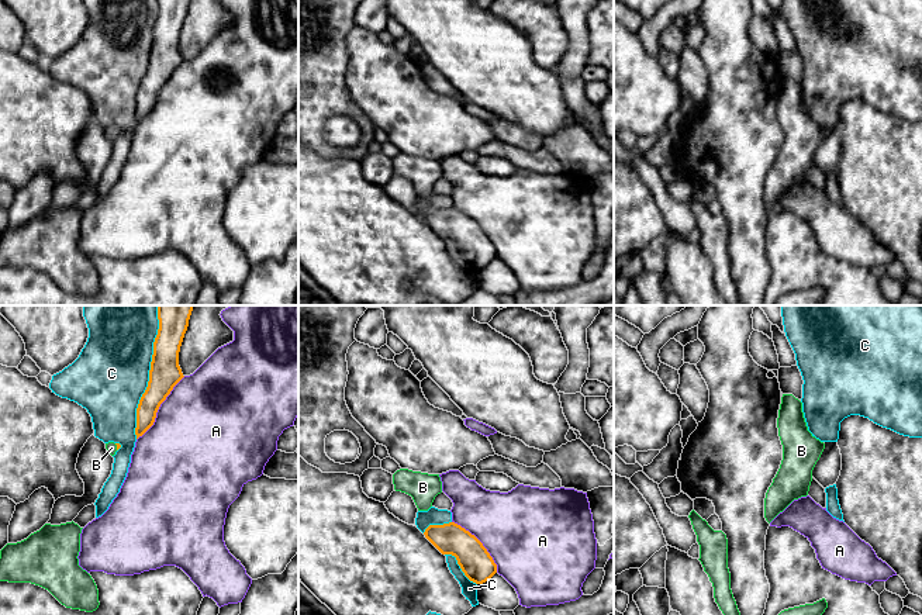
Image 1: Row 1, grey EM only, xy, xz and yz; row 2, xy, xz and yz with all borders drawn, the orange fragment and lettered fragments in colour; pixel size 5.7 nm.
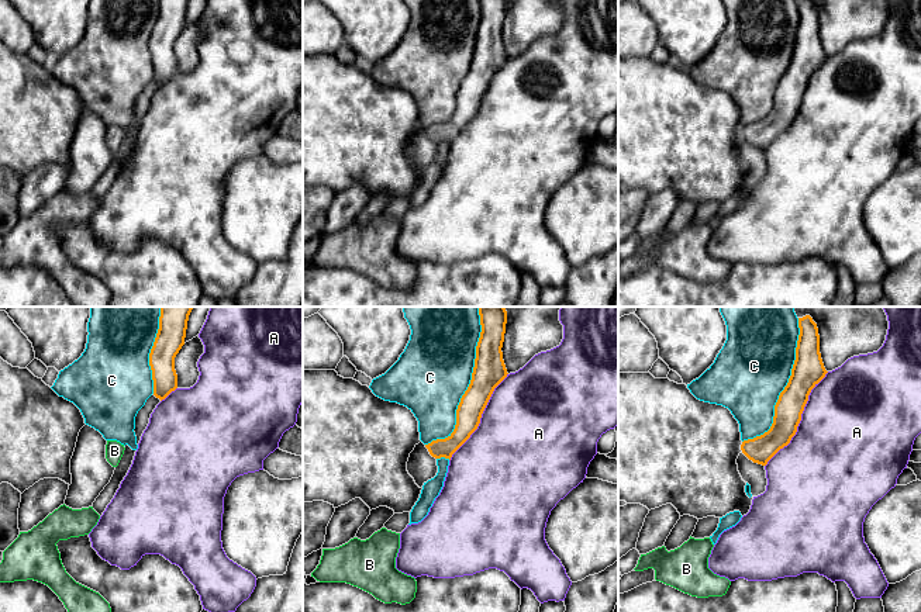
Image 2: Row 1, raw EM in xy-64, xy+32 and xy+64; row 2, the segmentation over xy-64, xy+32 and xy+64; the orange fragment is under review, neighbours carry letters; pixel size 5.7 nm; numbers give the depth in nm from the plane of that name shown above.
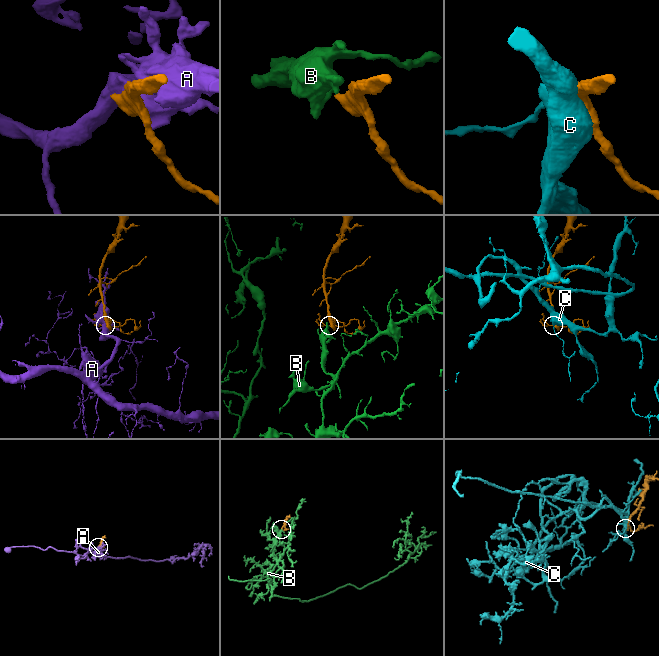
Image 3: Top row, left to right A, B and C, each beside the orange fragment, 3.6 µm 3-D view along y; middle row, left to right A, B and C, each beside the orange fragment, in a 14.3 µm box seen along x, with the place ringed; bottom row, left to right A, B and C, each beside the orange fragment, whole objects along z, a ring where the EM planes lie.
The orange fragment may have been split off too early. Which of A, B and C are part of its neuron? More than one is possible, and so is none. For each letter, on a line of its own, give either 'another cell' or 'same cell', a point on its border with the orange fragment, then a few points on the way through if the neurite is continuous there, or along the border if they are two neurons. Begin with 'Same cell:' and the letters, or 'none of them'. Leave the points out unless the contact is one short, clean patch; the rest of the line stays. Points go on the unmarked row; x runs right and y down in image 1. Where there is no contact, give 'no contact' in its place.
Same cell: B
A: another cell; meets orange in xy at (158, 93)
B: same cell; meets orange in xy at (117, 131); runs through xy (118, 130), (117, 131), (111, 132)
C: another cell; meets orange in xy at (149, 62)

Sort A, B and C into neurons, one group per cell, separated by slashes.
A / B / C

